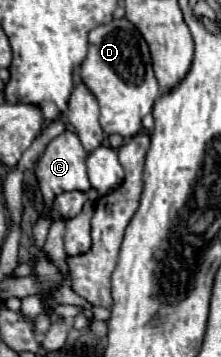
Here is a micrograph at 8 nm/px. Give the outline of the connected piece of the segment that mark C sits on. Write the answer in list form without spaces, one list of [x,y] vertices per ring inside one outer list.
[[[65,130],[63,134],[59,134],[57,138],[53,138],[53,140],[47,144],[45,152],[39,156],[37,166],[35,166],[35,176],[37,176],[39,190],[41,190],[43,196],[44,214],[42,214],[41,218],[37,221],[33,230],[33,243],[37,248],[43,247],[52,224],[52,220],[50,216],[47,216],[48,213],[46,210],[50,208],[54,197],[57,196],[57,194],[61,194],[61,192],[73,192],[73,190],[87,192],[87,190],[91,188],[89,178],[87,178],[87,170],[85,170],[85,160],[87,160],[87,152],[83,150],[83,146],[81,146],[77,134],[71,132],[71,130]]]

